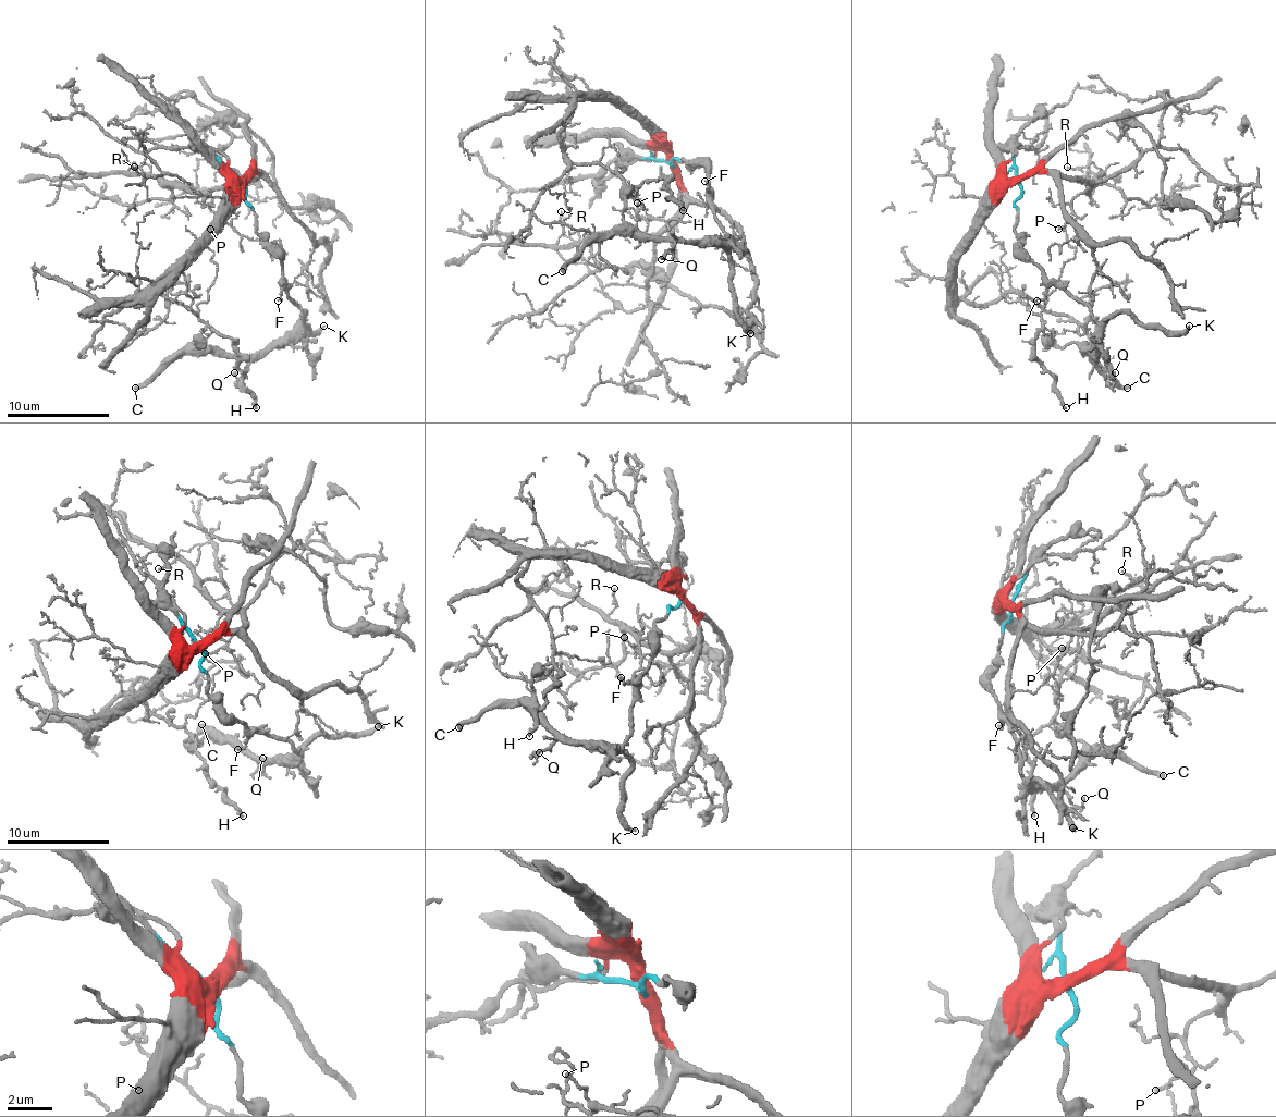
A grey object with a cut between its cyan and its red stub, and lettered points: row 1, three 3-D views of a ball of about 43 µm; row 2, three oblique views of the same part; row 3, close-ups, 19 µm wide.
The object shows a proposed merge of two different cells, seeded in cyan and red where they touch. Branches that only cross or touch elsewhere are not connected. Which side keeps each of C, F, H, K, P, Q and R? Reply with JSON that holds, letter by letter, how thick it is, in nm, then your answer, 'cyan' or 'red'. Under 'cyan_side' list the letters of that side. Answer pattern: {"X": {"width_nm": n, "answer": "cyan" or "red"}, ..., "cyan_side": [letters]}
{"C": {"width_nm": 360, "answer": "cyan"}, "F": {"width_nm": 110, "answer": "cyan"}, "H": {"width_nm": 240, "answer": "red"}, "K": {"width_nm": 280, "answer": "cyan"}, "P": {"width_nm": 110, "answer": "red"}, "Q": {"width_nm": 140, "answer": "cyan"}, "R": {"width_nm": 120, "answer": "red"}, "cyan_side": ["C", "F", "K", "Q"]}

